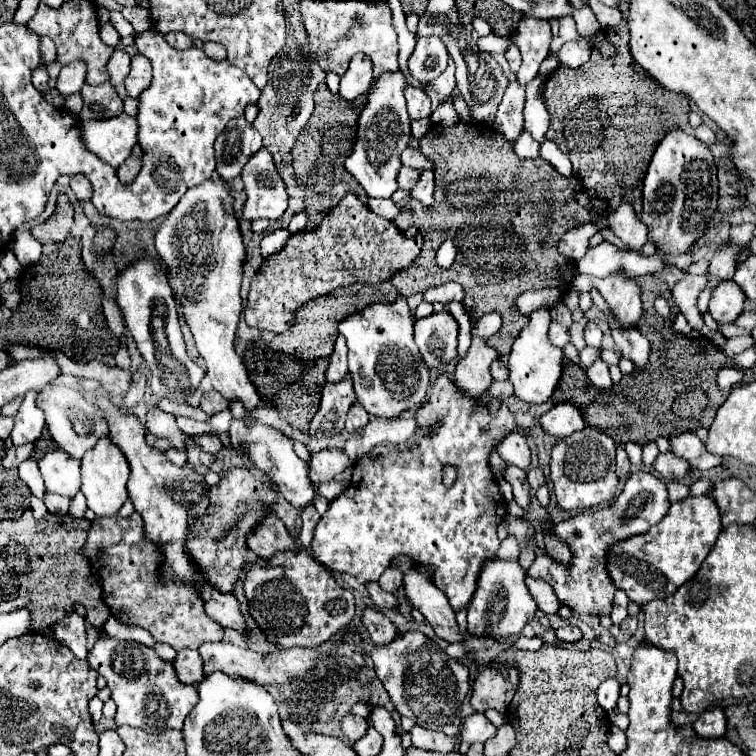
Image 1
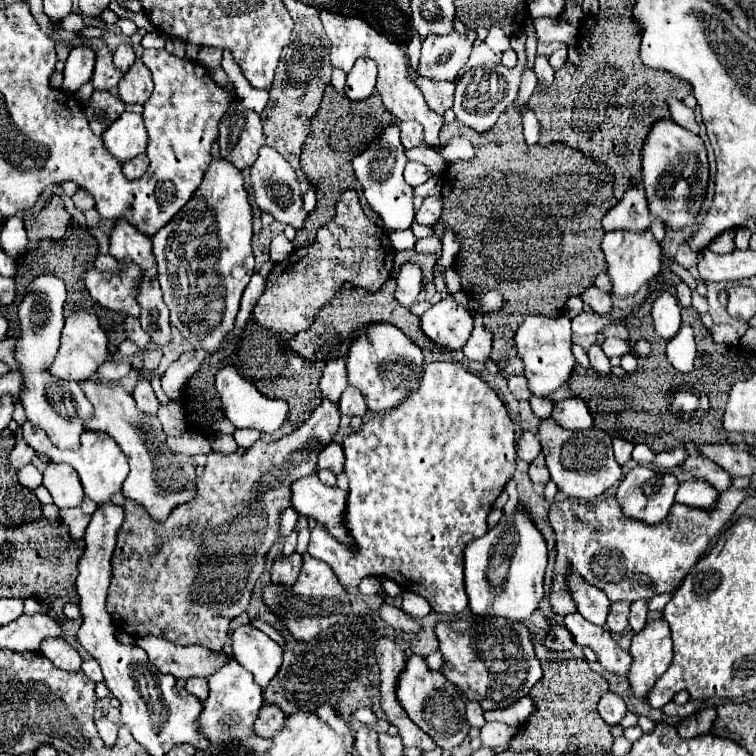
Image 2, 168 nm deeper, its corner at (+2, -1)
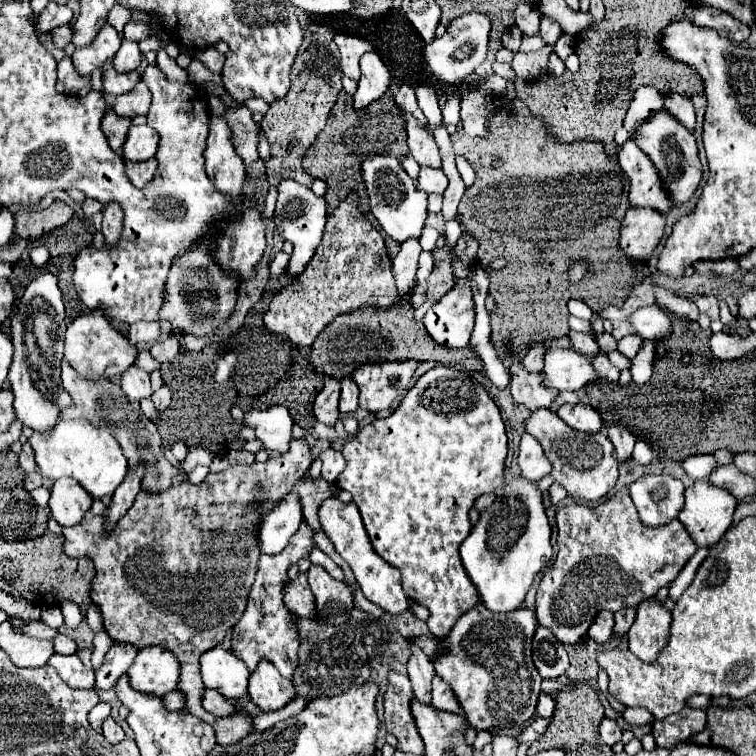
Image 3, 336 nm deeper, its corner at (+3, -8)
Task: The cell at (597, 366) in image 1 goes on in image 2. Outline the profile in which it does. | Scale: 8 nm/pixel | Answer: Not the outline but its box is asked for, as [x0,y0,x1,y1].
[588,342,610,374]

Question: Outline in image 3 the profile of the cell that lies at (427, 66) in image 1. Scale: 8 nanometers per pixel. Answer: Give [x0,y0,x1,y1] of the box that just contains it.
[425,13,491,83]

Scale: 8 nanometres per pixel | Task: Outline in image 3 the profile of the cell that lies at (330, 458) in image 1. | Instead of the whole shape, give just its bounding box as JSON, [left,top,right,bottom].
[319,449,345,483]

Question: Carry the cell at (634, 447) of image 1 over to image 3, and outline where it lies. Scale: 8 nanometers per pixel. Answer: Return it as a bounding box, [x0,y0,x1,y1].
[633,441,653,465]

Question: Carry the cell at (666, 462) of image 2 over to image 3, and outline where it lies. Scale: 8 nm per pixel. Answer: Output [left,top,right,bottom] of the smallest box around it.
[681,455,717,479]

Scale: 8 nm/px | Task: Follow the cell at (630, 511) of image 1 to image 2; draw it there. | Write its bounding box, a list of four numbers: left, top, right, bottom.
[616,466,680,524]

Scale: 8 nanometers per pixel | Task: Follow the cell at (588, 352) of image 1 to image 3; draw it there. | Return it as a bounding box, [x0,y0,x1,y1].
[617,335,643,359]

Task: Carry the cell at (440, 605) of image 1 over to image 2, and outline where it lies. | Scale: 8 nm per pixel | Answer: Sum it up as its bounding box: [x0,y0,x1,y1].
[434,616,542,710]

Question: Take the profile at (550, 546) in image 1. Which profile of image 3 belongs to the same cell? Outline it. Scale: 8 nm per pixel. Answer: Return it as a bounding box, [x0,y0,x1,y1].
[589,611,613,643]

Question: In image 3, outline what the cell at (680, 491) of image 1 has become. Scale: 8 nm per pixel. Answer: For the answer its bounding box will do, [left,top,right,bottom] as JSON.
[679,481,737,547]

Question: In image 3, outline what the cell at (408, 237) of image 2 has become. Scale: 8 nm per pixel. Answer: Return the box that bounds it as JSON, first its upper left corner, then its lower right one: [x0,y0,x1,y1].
[419,229,439,251]

